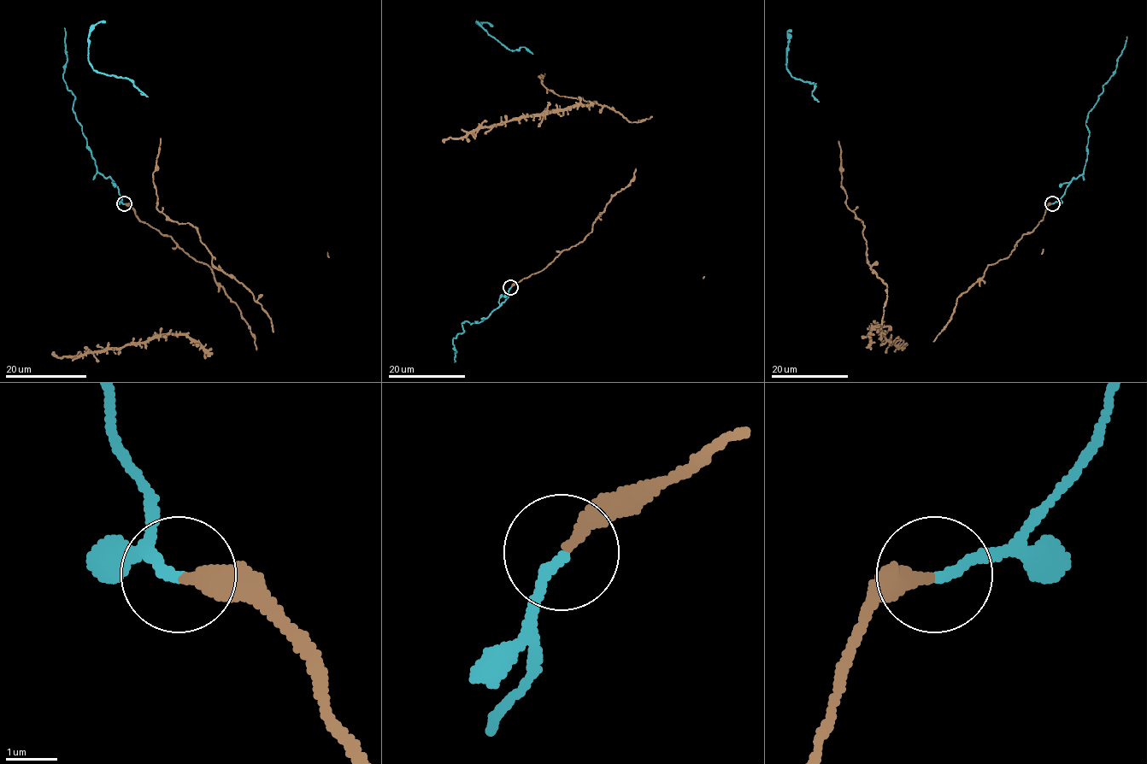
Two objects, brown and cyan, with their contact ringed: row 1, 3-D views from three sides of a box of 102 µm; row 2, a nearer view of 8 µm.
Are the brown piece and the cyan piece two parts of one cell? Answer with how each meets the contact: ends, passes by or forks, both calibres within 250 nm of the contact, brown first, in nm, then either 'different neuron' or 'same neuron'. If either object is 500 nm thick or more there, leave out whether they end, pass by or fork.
brown ends; cyan ends; calibres 320 and 200 nm; same neuron

